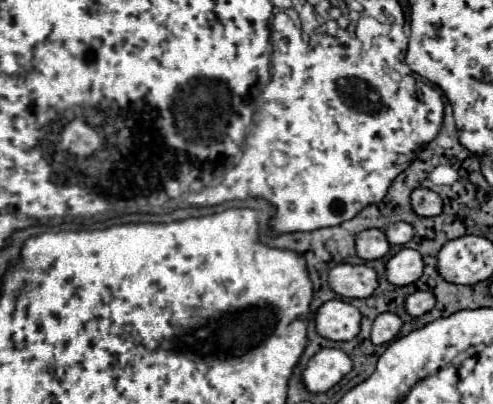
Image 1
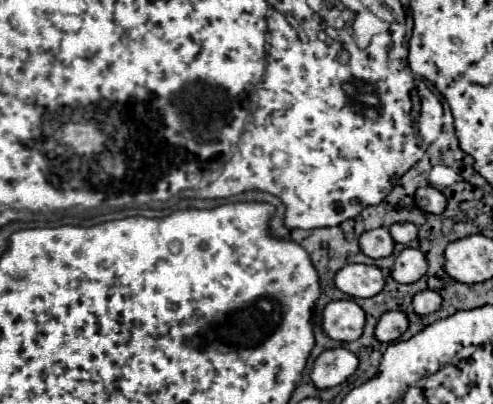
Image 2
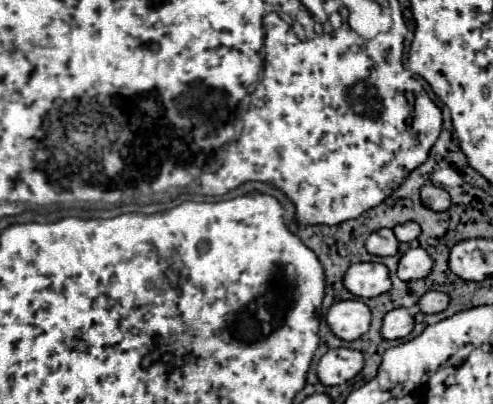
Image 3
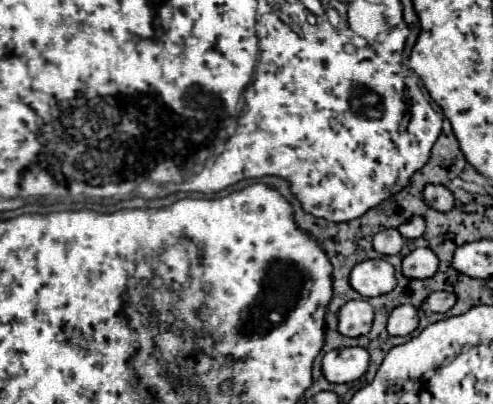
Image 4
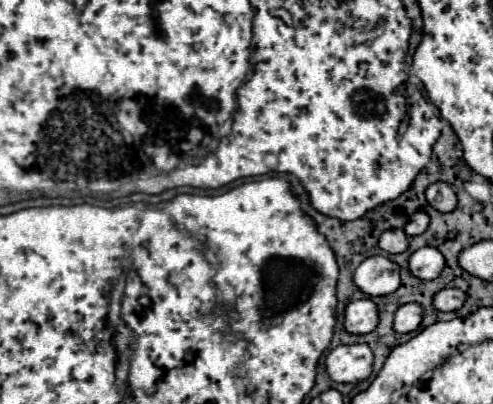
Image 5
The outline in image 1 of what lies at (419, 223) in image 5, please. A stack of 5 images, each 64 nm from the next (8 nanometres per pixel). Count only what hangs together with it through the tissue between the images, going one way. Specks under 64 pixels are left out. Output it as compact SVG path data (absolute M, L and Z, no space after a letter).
M396 222L396 224L388 226L388 228L384 230L384 234L386 234L386 238L388 238L388 242L390 242L392 246L394 246L394 244L406 244L406 242L412 240L414 228L412 228L410 224L406 224L406 222Z

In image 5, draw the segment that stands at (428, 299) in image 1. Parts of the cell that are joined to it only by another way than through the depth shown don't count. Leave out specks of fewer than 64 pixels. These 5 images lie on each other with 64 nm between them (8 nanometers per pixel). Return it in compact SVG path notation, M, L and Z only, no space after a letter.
M440 290L436 296L434 296L434 308L440 310L440 312L452 312L452 310L458 310L464 302L466 294L462 290Z

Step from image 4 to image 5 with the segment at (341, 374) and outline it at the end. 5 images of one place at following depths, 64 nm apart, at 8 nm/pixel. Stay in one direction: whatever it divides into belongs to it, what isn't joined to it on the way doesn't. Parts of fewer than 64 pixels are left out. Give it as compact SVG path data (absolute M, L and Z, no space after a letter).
M366 344L338 346L326 356L326 372L334 382L360 382L372 372L372 350Z

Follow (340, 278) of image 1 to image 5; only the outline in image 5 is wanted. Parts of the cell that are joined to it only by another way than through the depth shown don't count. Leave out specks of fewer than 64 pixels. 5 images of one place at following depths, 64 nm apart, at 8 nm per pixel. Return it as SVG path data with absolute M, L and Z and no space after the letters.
M370 256L356 268L354 284L366 296L386 296L400 286L398 264L386 256Z

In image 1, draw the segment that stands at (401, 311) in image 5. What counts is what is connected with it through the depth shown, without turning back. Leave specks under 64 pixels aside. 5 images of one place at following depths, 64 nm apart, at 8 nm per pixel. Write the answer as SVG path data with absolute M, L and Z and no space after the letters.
M384 312L380 314L374 324L372 324L372 334L370 334L370 340L372 344L380 346L380 344L386 344L390 340L394 340L394 336L400 332L402 328L402 320L392 314L392 312Z

